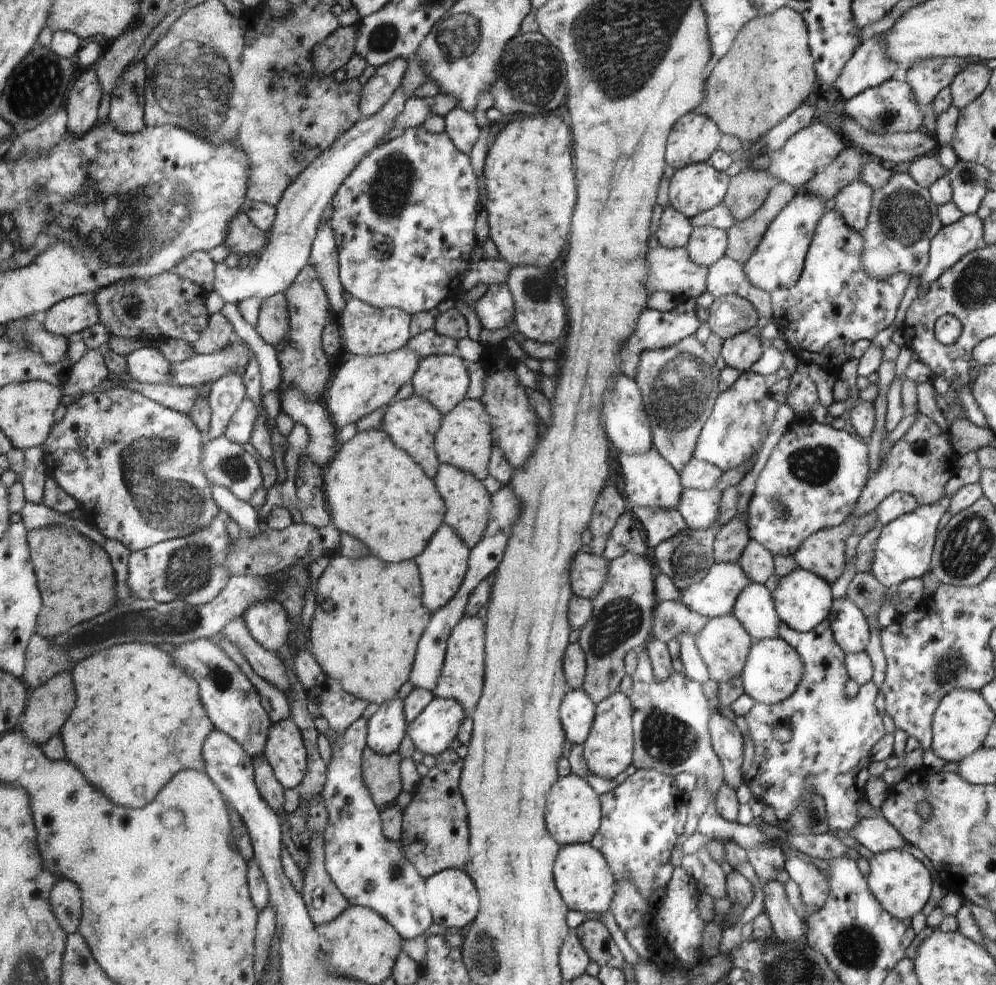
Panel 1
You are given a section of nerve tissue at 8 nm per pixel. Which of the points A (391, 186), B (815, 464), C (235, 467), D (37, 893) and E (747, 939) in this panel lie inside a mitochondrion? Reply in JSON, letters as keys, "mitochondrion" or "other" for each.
{"A":"mitochondrion","B":"mitochondrion","C":"mitochondrion","D":"other","E":"other"}

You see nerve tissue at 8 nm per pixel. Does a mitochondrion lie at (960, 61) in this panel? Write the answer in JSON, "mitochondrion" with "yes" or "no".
{"mitochondrion":"no"}

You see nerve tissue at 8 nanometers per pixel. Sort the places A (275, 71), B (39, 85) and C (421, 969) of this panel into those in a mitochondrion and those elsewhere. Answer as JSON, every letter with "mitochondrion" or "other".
{"A":"other","B":"mitochondrion","C":"other"}

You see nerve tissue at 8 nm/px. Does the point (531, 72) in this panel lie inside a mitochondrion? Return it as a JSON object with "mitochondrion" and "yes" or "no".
{"mitochondrion":"yes"}

